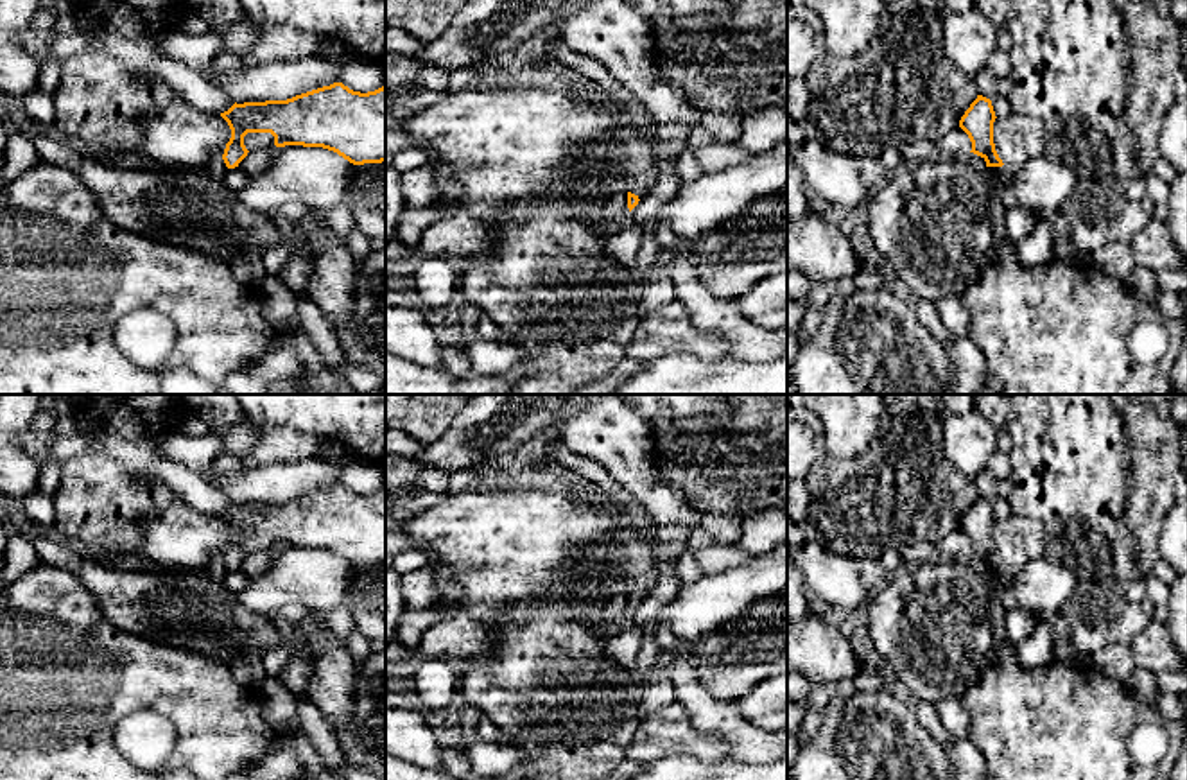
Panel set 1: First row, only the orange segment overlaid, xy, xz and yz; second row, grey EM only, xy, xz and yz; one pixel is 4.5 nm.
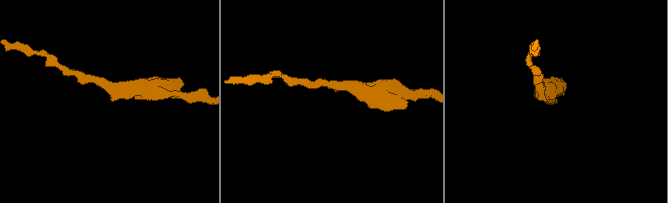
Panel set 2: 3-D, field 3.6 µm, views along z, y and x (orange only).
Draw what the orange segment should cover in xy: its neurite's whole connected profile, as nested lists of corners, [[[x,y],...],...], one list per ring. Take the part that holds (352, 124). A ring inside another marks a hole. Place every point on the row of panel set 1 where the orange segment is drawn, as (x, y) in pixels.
[[[334,82],[287,100],[233,104],[221,113],[231,129],[222,160],[228,169],[238,167],[247,156],[244,136],[247,133],[271,133],[276,147],[303,145],[337,152],[353,165],[386,161],[386,86],[360,93],[342,82]]]

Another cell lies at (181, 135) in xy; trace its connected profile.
[[[174,99],[145,118],[142,152],[152,163],[199,169],[212,158],[222,158],[230,138],[231,129],[221,115],[201,111],[185,99]]]

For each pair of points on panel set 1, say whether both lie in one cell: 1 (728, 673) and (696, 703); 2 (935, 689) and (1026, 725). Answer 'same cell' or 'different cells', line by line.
1: different cells
2: different cells

